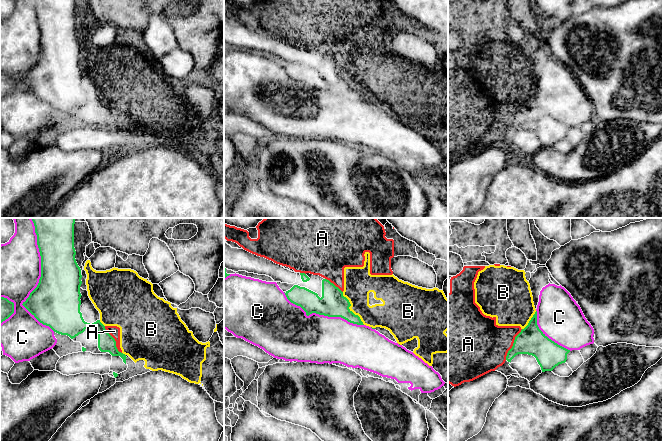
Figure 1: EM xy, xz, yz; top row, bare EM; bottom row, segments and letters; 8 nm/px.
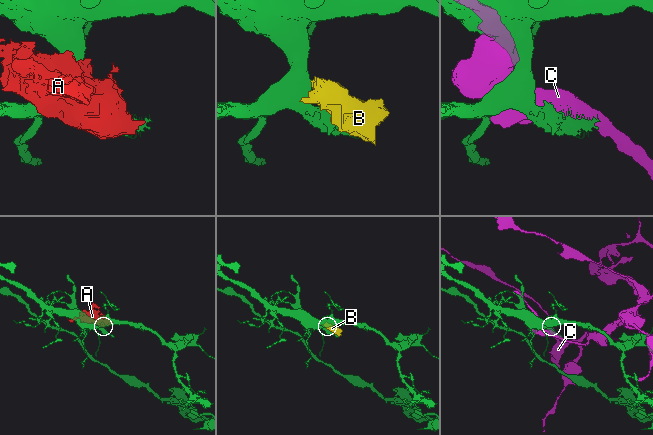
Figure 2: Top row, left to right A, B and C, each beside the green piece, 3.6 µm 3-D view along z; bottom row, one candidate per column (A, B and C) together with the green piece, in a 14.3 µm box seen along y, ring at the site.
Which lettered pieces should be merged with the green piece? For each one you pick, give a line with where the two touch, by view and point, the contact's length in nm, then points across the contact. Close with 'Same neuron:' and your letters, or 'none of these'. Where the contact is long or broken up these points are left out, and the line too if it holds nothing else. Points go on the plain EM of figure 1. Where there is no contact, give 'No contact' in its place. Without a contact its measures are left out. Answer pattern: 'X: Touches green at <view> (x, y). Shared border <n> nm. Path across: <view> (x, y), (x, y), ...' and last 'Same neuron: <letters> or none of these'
Same neuron: none of these

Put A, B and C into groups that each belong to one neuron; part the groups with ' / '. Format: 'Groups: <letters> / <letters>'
Groups: A B / C

